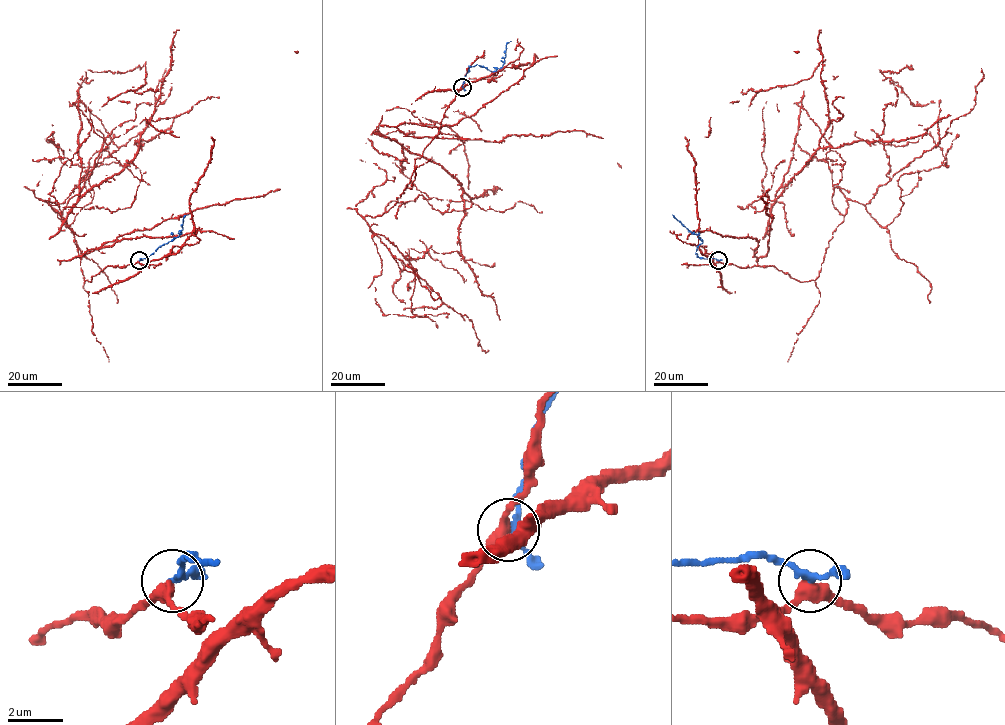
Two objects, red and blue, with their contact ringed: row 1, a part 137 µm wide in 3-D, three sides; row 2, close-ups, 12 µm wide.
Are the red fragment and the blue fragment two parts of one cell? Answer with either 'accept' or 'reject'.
reject

